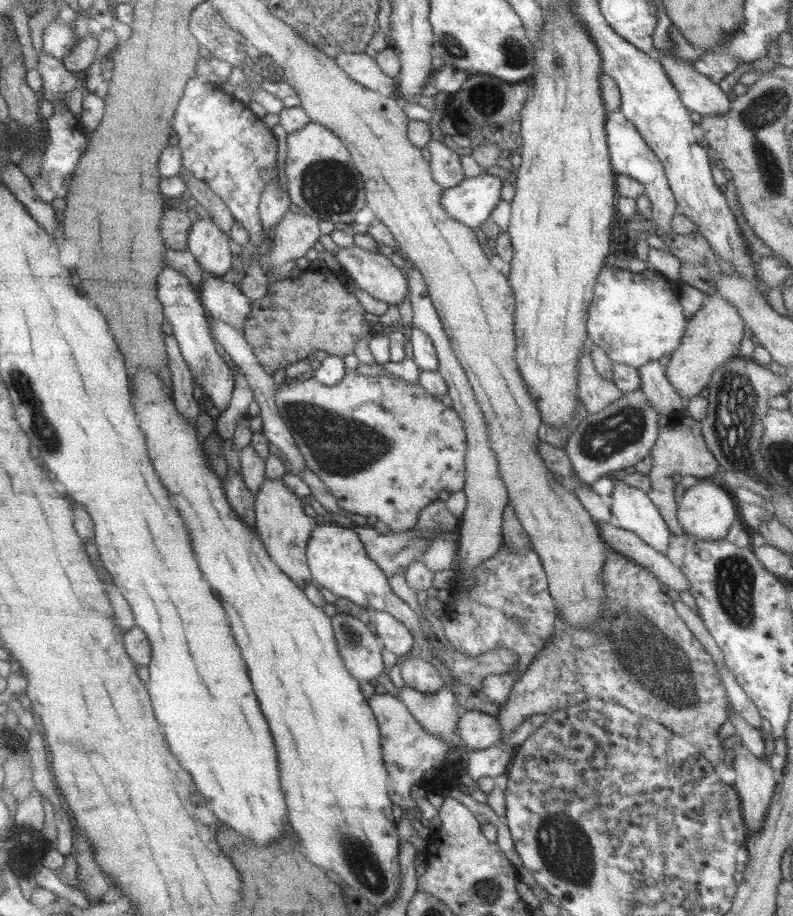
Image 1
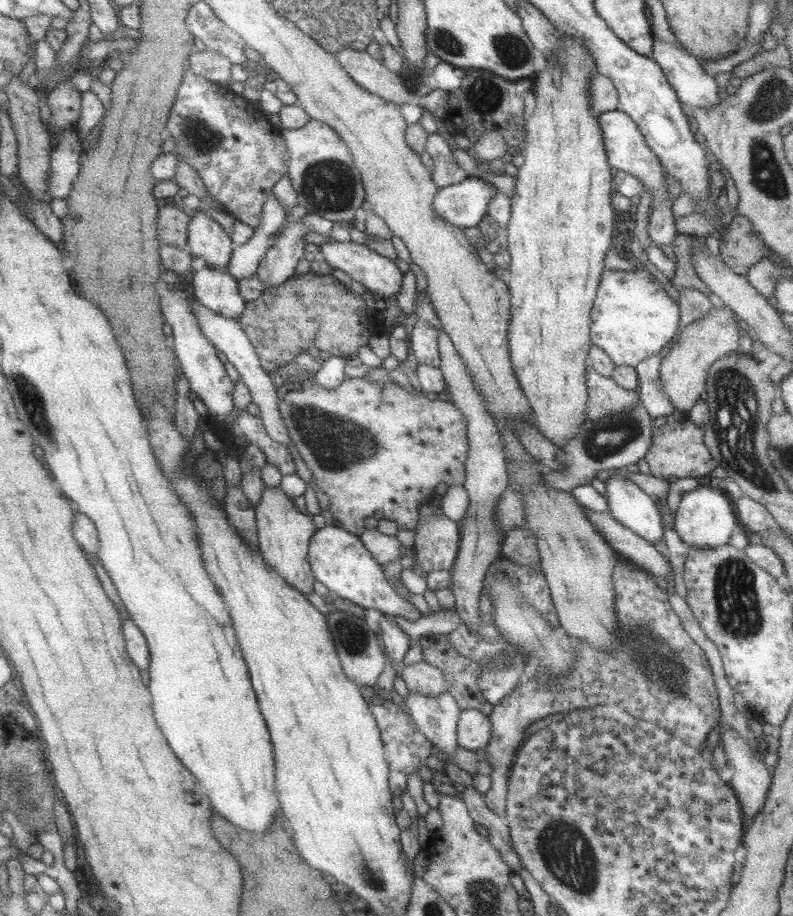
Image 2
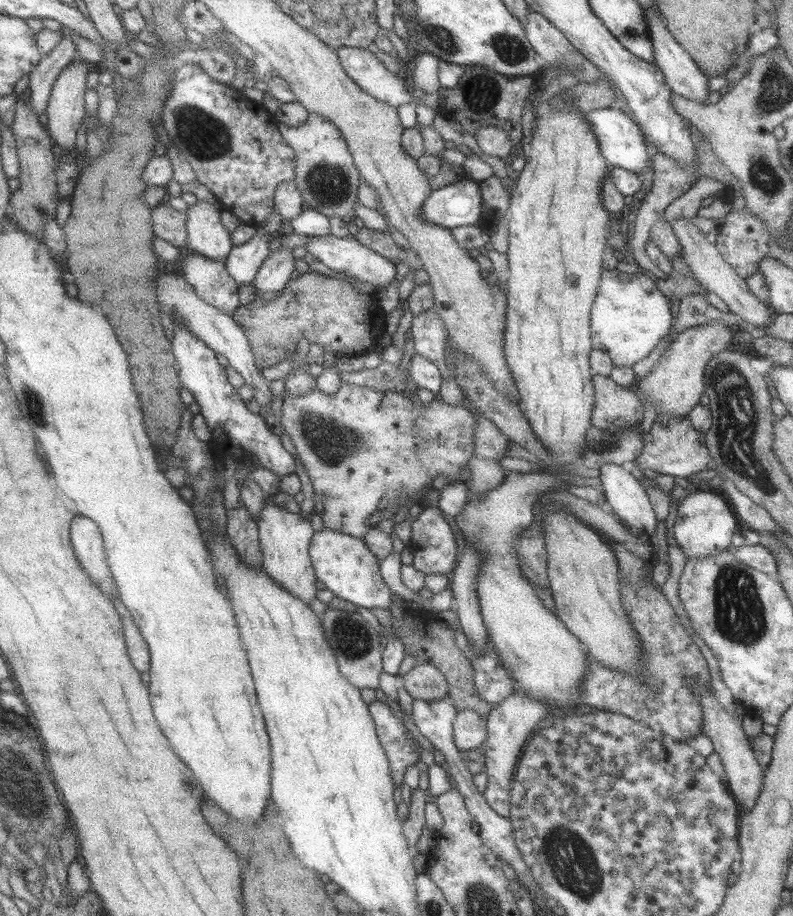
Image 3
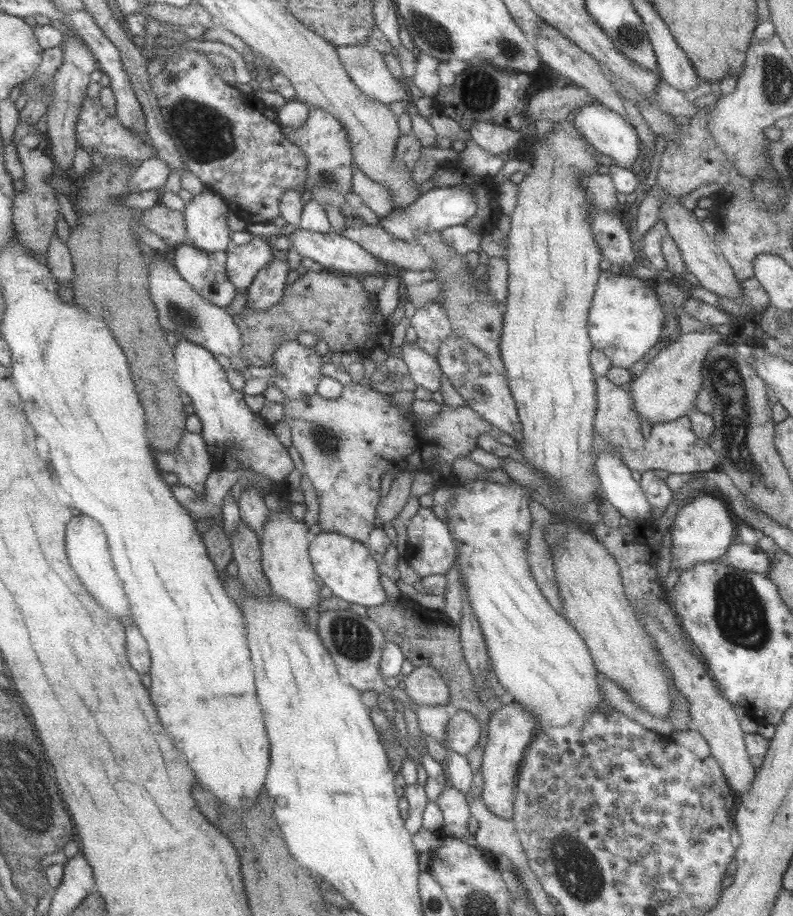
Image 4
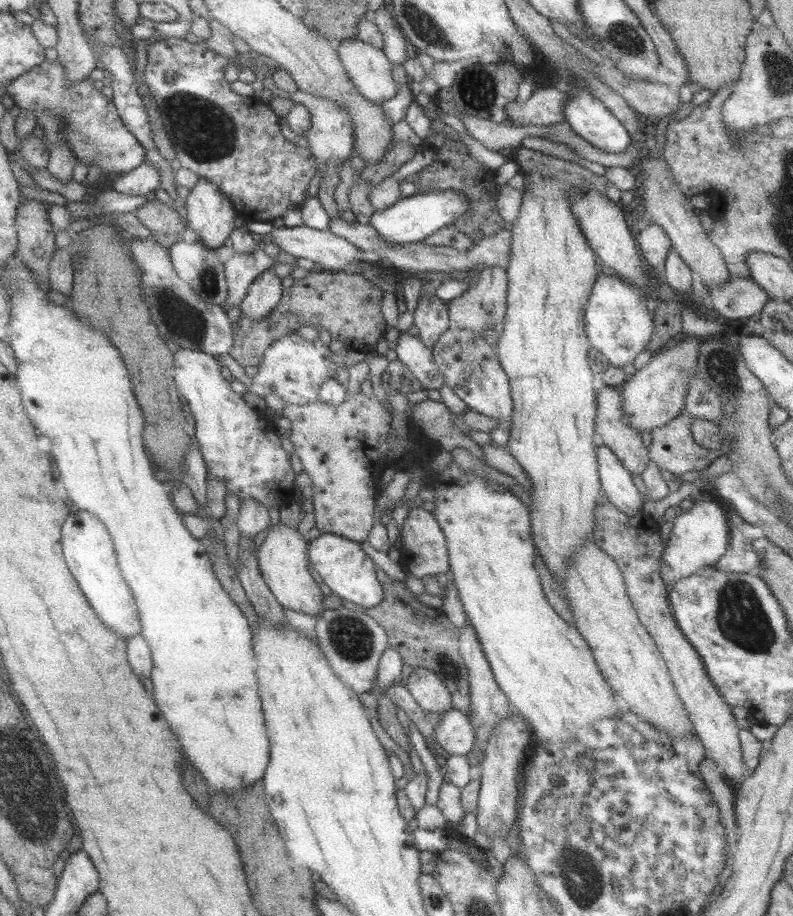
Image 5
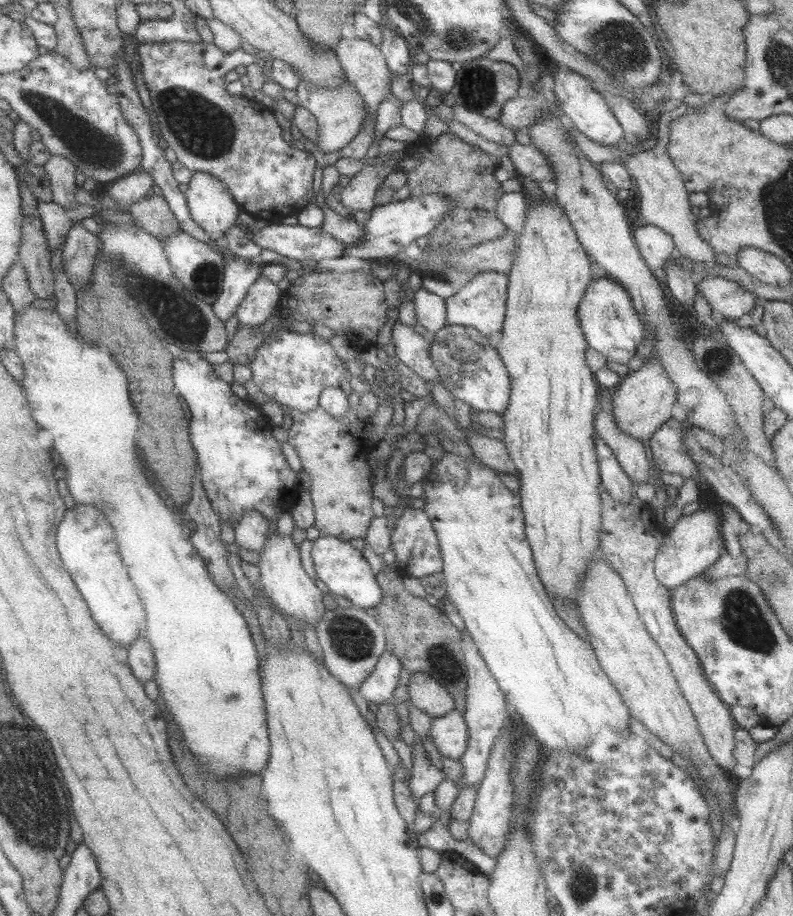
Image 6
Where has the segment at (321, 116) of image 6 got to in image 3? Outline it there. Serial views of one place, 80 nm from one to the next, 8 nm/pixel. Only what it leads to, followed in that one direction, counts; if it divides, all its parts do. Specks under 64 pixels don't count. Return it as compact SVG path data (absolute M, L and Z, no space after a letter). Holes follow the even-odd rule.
M308 114L303 124L292 127L278 123L278 129L285 142L294 150L296 165L293 182L305 204L327 218L352 218L360 177L351 158L352 153L337 127L317 114Z

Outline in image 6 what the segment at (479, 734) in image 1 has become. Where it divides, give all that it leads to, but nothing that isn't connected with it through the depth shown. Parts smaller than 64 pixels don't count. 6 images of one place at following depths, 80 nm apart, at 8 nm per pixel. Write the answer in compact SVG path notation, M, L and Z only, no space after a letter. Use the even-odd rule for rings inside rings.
M454 709L445 716L431 718L428 733L444 760L455 761L463 754L467 744L467 727L461 712Z

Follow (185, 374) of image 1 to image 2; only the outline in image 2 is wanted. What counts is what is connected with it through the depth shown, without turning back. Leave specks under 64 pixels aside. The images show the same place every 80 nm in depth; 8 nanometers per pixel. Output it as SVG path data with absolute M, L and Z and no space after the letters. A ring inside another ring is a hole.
M177 366L178 376L176 379L176 399L174 402L174 420L177 432L186 440L186 446L191 446L193 433L196 431L197 418L199 417L193 409L192 401L187 397L190 388L187 379Z

